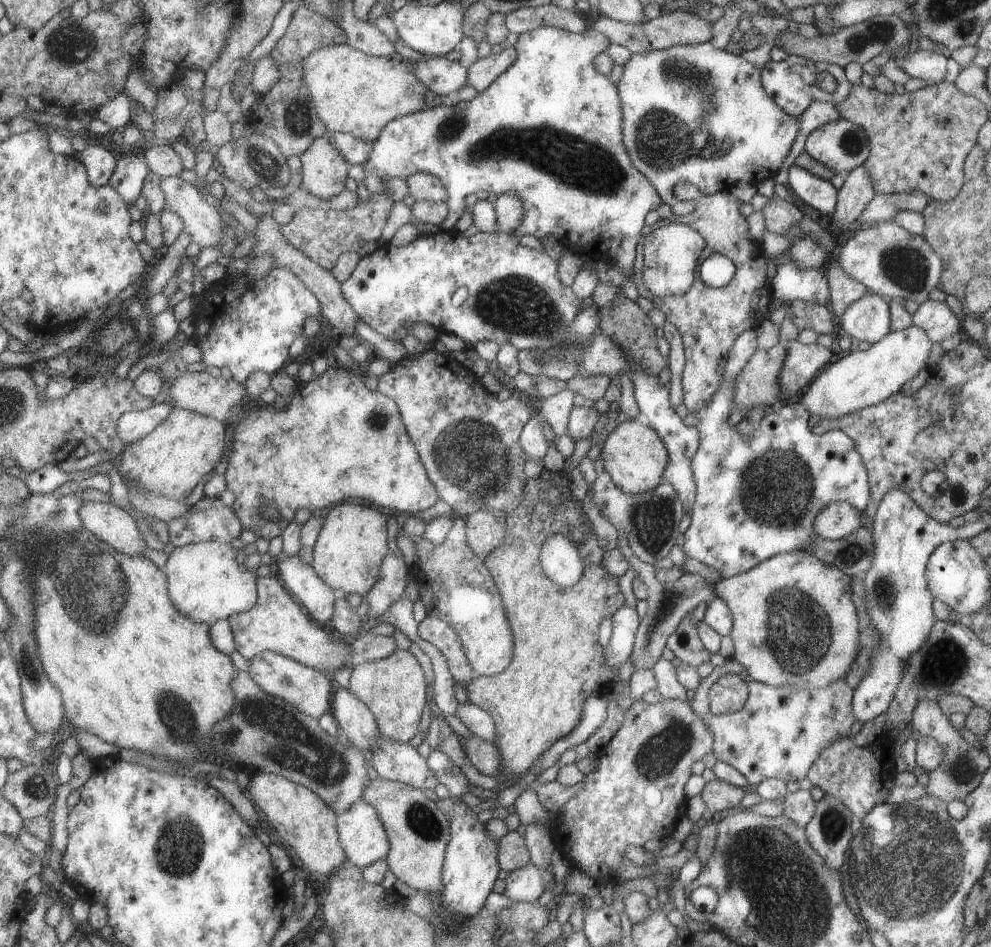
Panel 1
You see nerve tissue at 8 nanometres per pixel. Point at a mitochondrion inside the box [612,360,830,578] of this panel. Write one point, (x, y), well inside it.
(777, 490)

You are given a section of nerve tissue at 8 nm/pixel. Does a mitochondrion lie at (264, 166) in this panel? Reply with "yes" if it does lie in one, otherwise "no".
yes

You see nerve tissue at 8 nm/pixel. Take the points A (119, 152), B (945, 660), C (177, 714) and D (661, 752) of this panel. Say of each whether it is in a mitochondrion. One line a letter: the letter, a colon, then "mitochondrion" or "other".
A: other
B: mitochondrion
C: mitochondrion
D: mitochondrion

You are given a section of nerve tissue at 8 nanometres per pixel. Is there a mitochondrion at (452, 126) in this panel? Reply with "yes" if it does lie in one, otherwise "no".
yes

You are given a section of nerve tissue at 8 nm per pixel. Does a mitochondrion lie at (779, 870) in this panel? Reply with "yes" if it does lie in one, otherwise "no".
yes

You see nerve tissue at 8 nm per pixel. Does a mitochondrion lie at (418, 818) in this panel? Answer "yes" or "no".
yes

